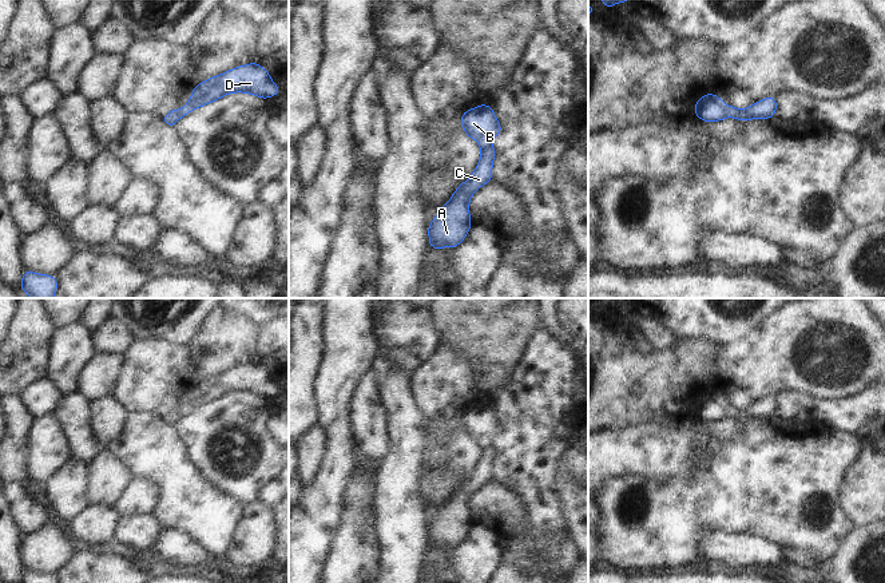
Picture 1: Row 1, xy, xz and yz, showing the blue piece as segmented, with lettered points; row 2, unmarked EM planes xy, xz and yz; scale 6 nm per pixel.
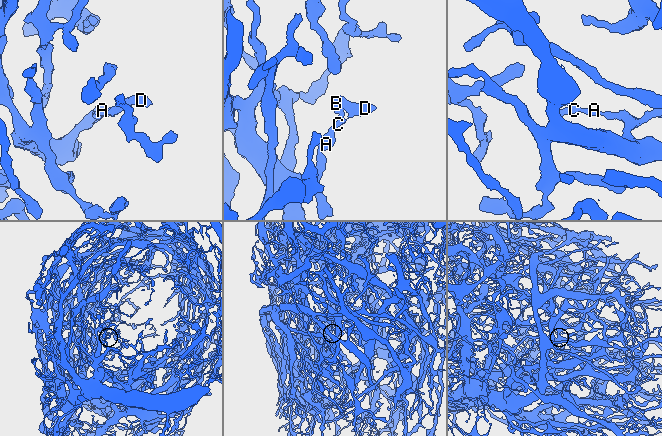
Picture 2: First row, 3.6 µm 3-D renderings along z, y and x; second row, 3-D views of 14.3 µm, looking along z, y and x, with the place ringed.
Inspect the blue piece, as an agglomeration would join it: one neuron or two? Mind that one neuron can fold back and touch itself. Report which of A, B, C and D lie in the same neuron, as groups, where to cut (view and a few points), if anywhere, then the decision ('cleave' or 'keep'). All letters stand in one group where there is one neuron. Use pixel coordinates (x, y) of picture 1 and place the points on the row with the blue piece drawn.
A B C D; no cut; keep

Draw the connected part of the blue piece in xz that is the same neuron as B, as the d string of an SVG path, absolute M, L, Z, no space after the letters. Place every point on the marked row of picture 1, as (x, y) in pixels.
M479 104L461 114L461 126L471 139L479 140L481 156L469 179L459 186L451 201L432 219L428 227L428 245L433 249L456 247L464 241L472 225L469 199L476 190L492 181L496 152L491 140L503 131L495 111L487 104Z

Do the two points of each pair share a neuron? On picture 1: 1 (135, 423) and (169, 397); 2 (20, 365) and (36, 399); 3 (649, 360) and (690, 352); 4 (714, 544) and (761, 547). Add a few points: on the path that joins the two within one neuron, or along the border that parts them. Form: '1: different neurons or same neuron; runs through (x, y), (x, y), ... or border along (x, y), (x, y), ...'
1: different neurons; border along (129, 412), (151, 412), (161, 419)
2: different neurons; border along (44, 375), (30, 383), (16, 396)
3: same neuron; runs through (659, 360), (679, 360)
4: same neuron; runs through (726, 547), (749, 547)

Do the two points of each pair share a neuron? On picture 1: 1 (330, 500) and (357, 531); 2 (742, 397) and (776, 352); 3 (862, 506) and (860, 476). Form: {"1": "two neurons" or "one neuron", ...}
{"1": "two neurons", "2": "one neuron", "3": "one neuron"}

